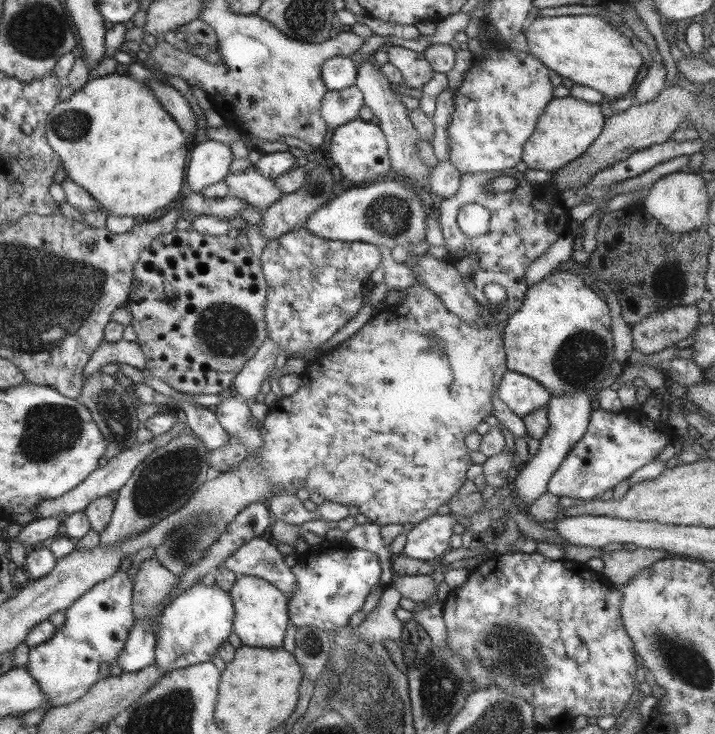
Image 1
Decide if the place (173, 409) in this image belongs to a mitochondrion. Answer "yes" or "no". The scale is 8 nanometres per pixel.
no

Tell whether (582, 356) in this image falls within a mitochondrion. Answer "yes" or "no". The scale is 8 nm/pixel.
yes

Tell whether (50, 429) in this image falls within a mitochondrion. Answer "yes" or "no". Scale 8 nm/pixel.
yes

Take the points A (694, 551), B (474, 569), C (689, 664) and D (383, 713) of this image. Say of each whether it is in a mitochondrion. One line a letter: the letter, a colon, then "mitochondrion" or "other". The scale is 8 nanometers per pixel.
A: other
B: other
C: mitochondrion
D: mitochondrion

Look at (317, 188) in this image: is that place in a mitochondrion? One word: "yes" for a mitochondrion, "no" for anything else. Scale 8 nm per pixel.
yes

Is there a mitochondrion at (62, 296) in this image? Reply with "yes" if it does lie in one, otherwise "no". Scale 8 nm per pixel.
yes

